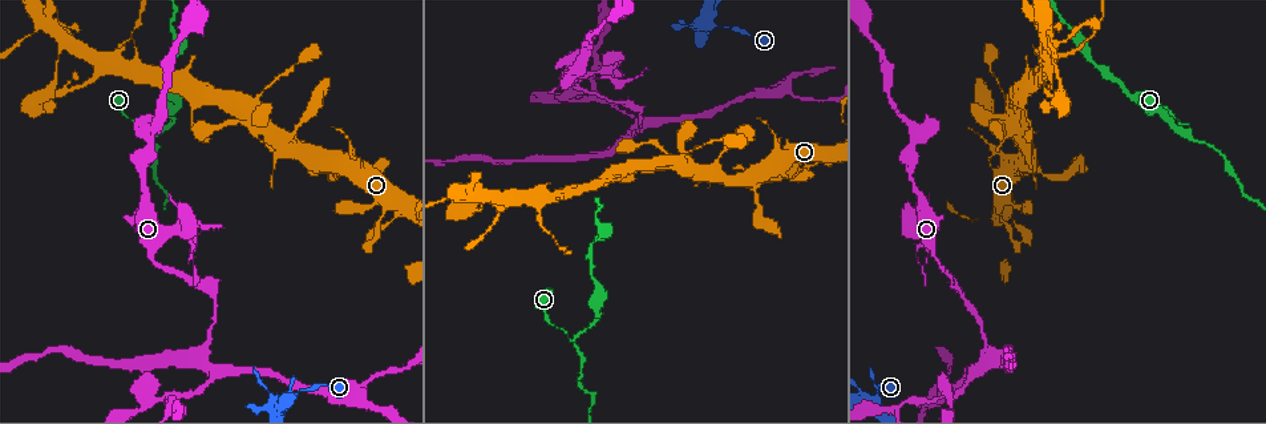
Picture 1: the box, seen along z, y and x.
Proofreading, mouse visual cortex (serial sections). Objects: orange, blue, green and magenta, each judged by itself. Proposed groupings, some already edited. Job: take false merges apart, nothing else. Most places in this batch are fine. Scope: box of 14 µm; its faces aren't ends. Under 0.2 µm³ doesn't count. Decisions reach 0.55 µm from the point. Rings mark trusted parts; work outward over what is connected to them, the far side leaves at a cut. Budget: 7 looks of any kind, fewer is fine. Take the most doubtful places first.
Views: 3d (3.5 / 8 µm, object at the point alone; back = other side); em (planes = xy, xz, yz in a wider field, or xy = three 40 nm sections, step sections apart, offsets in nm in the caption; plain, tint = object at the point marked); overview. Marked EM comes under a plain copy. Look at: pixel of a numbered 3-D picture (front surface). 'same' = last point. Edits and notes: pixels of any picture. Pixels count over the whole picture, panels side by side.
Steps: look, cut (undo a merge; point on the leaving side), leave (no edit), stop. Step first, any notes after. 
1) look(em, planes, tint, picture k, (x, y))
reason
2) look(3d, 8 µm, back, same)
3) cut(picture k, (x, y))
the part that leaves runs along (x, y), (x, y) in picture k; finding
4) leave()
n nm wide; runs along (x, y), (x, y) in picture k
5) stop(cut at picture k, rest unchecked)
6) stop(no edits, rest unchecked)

look(3d, 3.5 µm, picture 1, (575, 337))
branch point

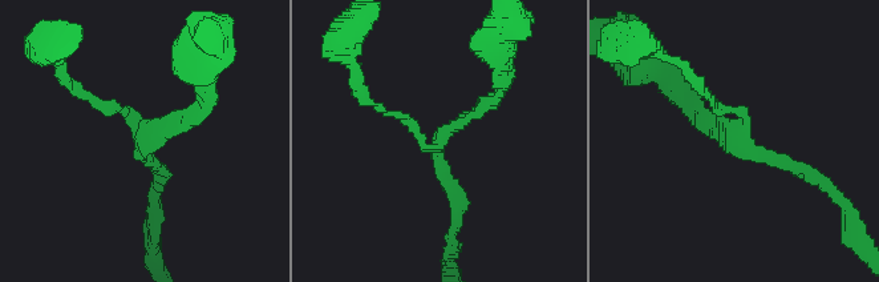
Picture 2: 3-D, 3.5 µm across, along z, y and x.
look(em, planes, tint, picture 2, (139, 129))
now the EM

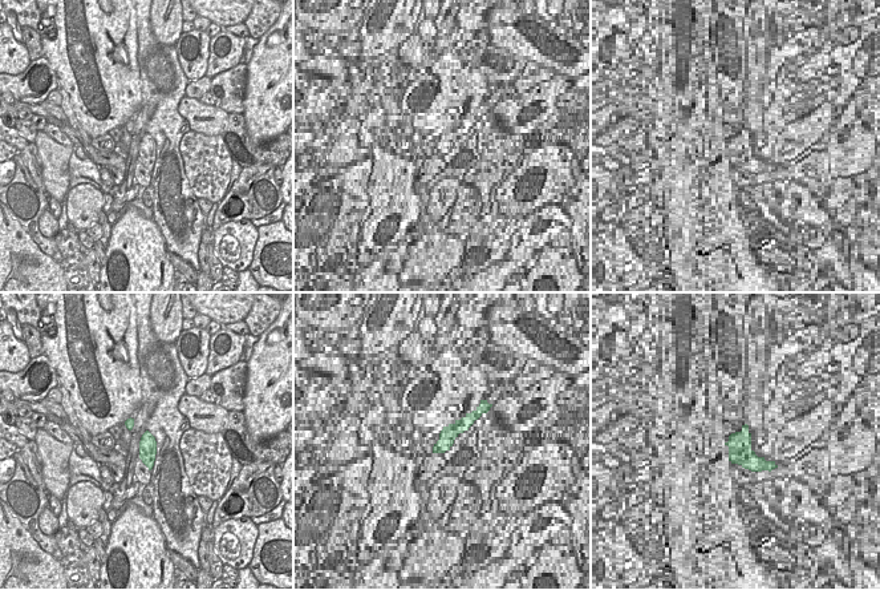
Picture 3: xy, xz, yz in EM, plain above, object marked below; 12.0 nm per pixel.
look(em, xy, step 5, tint, same)

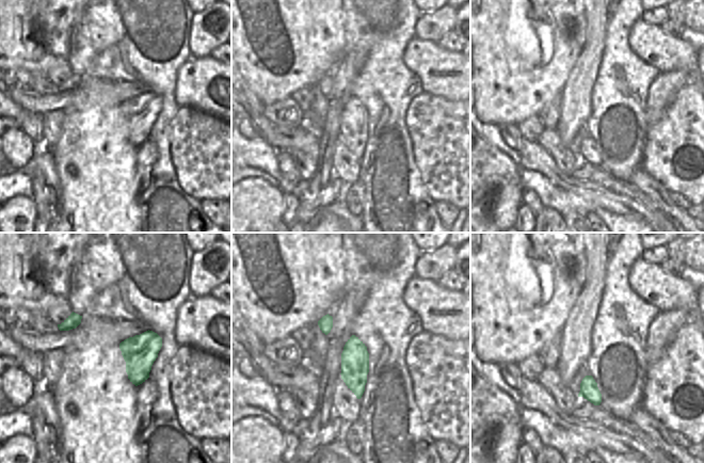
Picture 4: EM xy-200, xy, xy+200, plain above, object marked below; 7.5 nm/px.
leave()
runs along (77, 91), (146, 131), (199, 107) in picture 2; continuous, no second cell

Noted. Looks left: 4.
look(em, xy, step 3, tint, picture 1, (180, 233))
abrupt turn

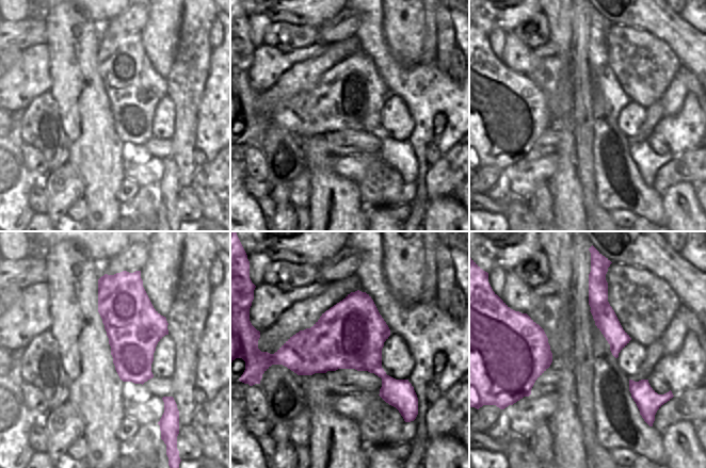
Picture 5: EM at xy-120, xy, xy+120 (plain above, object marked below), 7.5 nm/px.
look(3d, 3.5 µm, back, same)
see where the arms go

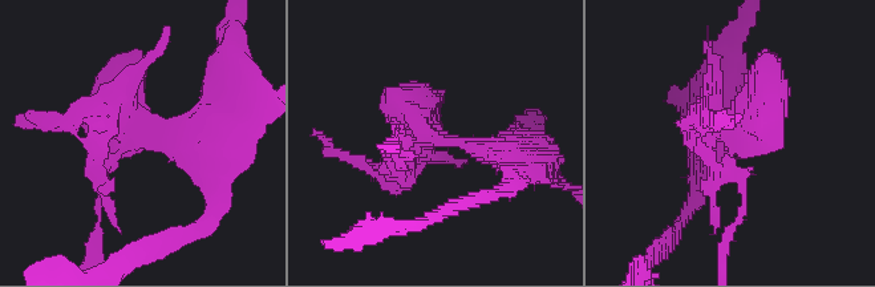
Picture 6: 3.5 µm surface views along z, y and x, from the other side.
leave()
runs along (227, 128), (133, 136), (129, 71) in picture 6; one cell here

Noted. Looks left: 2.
look(3d, 3.5 µm, picture 1, (1027, 144))
two arms in line, one across

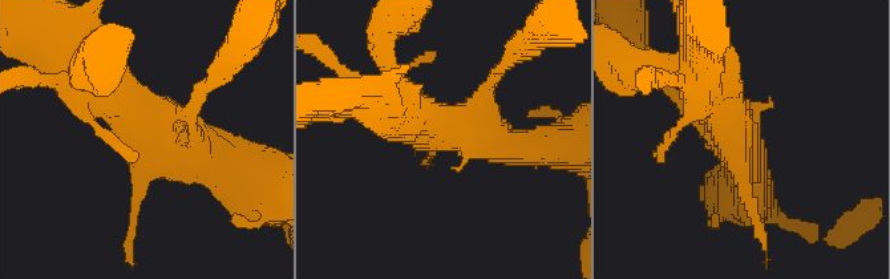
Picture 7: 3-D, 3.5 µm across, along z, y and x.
look(em, xy, step 5, tint, picture 7, (152, 140))

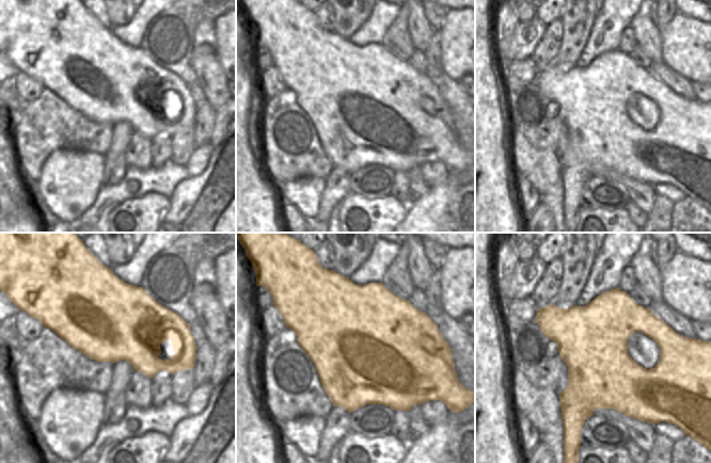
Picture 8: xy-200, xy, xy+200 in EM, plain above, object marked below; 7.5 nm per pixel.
leave()
runs along (231, 166), (174, 162), (97, 72) in picture 7; continuous, no second cell

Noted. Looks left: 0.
stop(no edits, rest unchecked)

